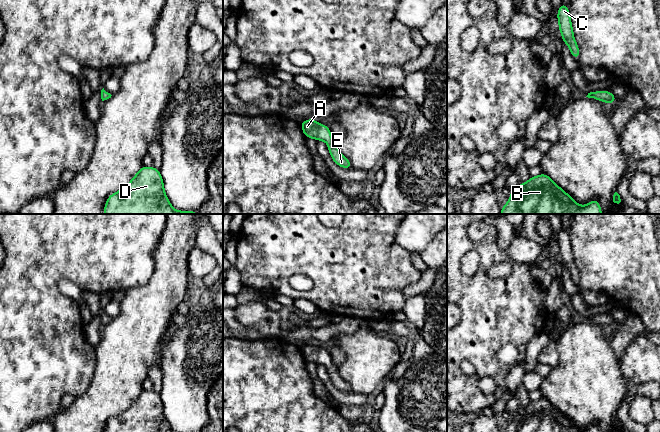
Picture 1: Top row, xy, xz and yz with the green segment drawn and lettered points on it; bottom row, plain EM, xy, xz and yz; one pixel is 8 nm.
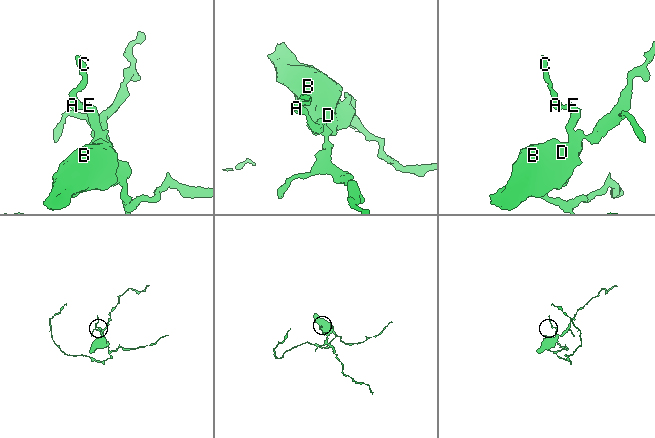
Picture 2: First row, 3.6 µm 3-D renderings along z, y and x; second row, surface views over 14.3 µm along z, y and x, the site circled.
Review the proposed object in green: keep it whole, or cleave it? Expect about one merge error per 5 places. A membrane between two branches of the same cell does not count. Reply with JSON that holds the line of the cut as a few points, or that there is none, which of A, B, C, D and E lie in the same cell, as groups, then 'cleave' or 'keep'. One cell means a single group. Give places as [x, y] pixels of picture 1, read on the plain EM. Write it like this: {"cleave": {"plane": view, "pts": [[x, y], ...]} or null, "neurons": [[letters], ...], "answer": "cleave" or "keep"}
{"cleave": null, "neurons": [["A", "B", "C", "D", "E"]], "answer": "keep"}

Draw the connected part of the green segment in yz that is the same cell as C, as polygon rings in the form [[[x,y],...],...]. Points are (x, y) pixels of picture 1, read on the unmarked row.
[[[561,228],[557,237],[559,254],[562,259],[562,264],[566,267],[570,273],[571,279],[578,284],[580,280],[579,271],[574,263],[574,257],[572,254],[572,246],[570,243],[570,237],[568,229]]]

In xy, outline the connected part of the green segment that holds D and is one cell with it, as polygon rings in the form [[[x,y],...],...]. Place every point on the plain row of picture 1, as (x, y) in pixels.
[[[142,390],[130,407],[112,417],[104,432],[173,432],[164,415],[160,394]]]

